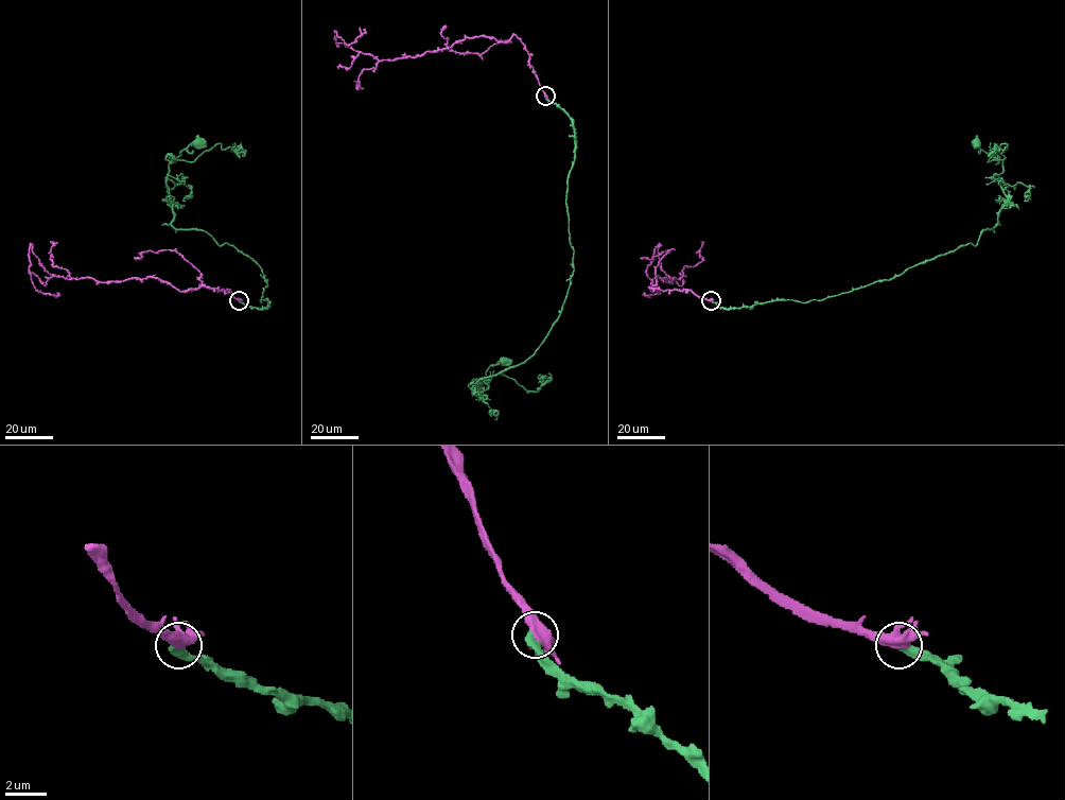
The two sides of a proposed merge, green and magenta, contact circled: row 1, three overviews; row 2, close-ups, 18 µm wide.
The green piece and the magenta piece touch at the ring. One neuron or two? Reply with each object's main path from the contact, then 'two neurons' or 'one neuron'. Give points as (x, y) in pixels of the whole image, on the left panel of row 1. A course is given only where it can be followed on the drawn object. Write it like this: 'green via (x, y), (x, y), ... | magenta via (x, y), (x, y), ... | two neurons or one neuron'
green via (239, 301), (268, 306), (260, 299), (267, 280), (262, 268), (205, 231), (171, 224), (169, 163), (198, 143) | magenta via (239, 301), (228, 290), (178, 291), (151, 277), (108, 282), (53, 275), (32, 244), (34, 287), (57, 292) | one neuron

